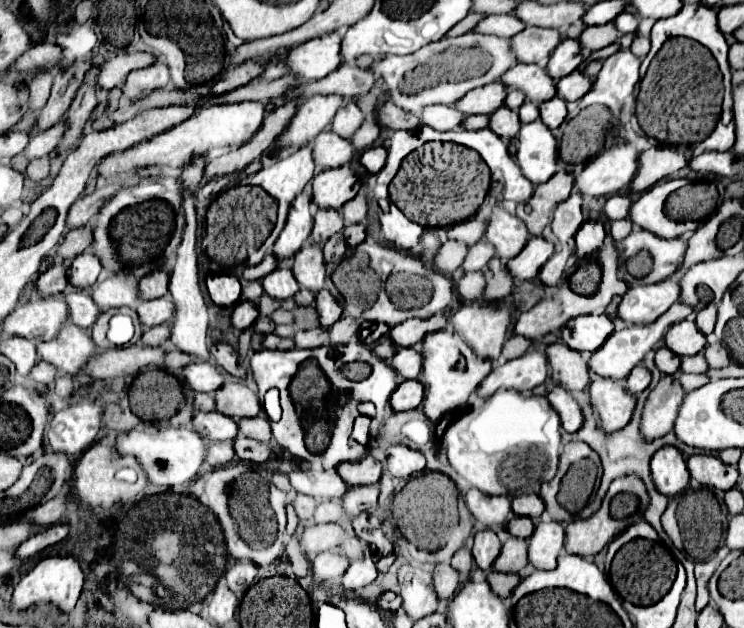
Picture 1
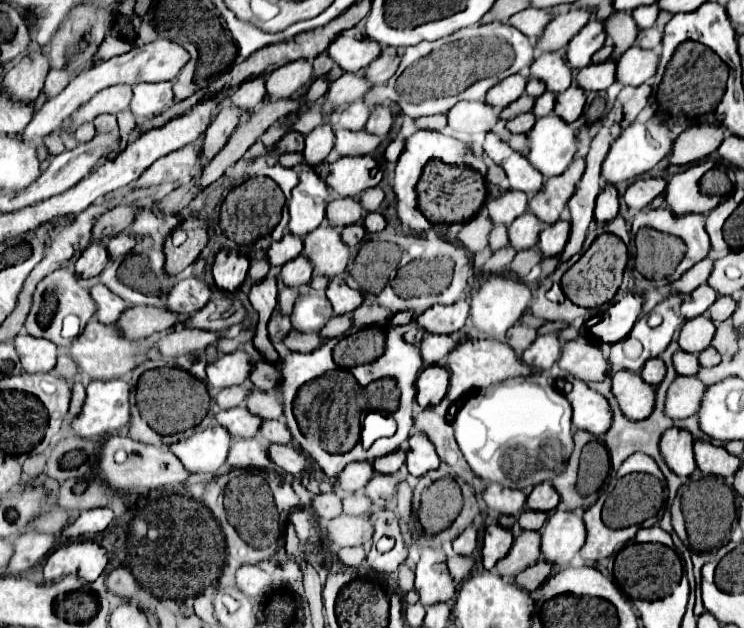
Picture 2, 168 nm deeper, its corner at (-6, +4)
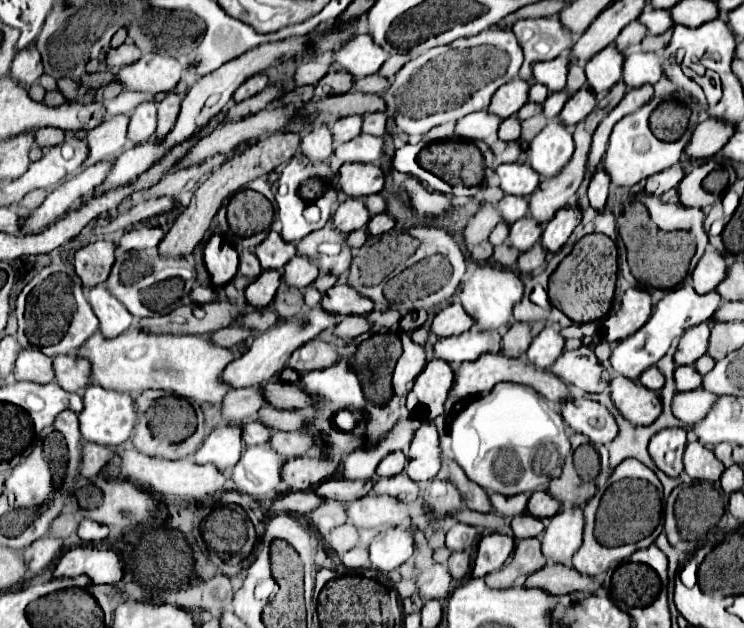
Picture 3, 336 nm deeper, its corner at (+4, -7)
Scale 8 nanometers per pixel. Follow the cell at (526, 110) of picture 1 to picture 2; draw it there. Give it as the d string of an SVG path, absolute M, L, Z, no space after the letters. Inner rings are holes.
M546 91L544 95L540 95L540 97L534 101L534 107L532 107L532 113L536 115L536 119L552 113L554 101L556 101L556 93L548 93L548 91Z

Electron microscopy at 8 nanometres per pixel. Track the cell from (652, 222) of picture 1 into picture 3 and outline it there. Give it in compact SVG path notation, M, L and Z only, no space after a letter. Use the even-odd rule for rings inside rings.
M710 158L708 162L696 166L680 184L680 204L686 204L686 206L696 206L696 208L708 208L716 202L718 194L712 194L712 192L706 192L702 188L702 180L722 164L720 158Z

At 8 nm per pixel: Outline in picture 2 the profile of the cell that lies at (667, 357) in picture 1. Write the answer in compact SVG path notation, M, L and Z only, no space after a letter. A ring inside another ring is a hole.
M682 349L674 353L674 367L678 375L696 375L696 369L700 369L696 355L686 353Z

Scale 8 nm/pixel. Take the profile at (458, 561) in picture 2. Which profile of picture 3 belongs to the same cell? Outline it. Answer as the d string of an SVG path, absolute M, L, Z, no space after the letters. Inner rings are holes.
M454 552L448 560L448 568L456 580L462 580L470 570L470 554L468 552Z

